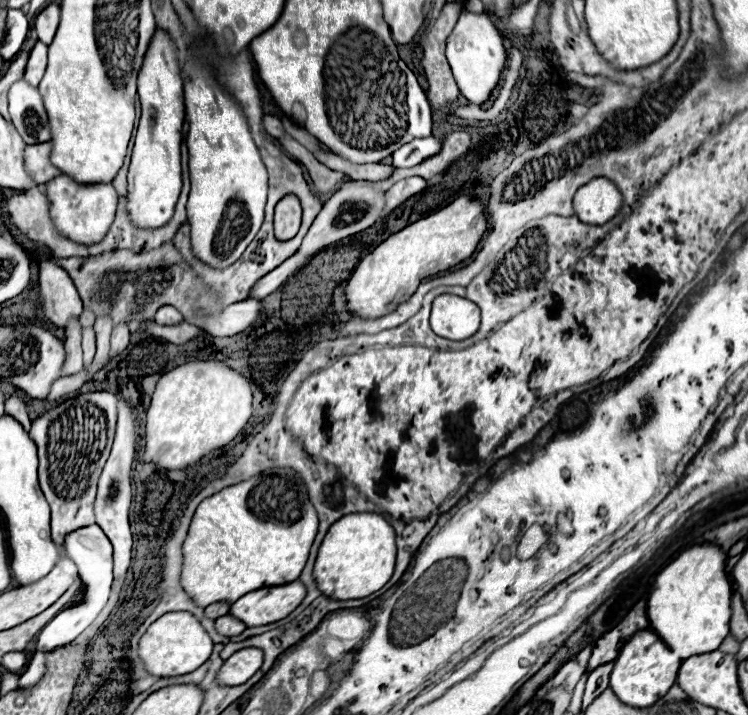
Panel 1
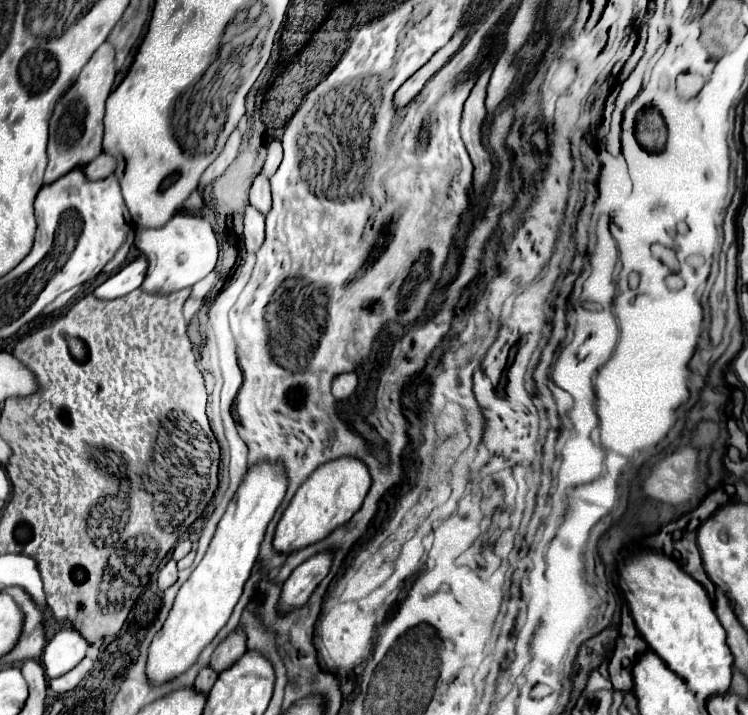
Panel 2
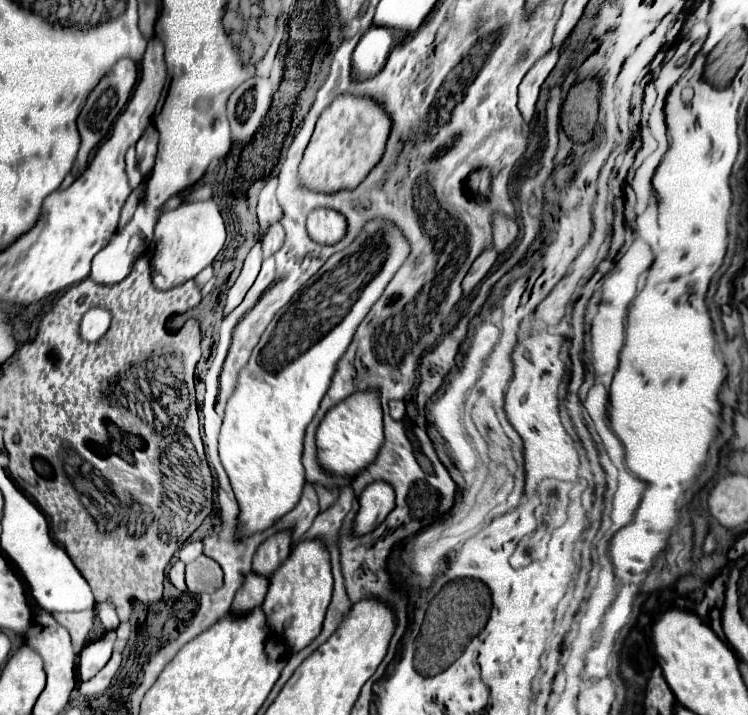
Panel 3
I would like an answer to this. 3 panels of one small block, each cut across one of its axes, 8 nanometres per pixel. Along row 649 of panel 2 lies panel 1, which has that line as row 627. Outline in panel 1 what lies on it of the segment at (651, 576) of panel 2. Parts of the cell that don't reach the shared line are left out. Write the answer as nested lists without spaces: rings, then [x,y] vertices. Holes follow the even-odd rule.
[[[702,544],[682,552],[682,556],[678,556],[656,576],[656,584],[646,606],[650,628],[682,660],[696,654],[714,652],[730,632],[732,584],[726,578],[724,560],[726,556],[718,550],[718,546]]]

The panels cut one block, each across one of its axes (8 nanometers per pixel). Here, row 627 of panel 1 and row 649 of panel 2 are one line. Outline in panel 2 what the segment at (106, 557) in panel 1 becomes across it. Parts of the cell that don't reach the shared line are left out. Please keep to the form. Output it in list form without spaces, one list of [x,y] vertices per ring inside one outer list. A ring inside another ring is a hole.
[[[76,630],[58,632],[54,638],[47,642],[42,656],[42,662],[47,667],[48,678],[59,677],[72,670],[76,664],[80,664],[82,658],[86,656],[88,648],[90,648],[90,642],[84,636],[80,636]]]

